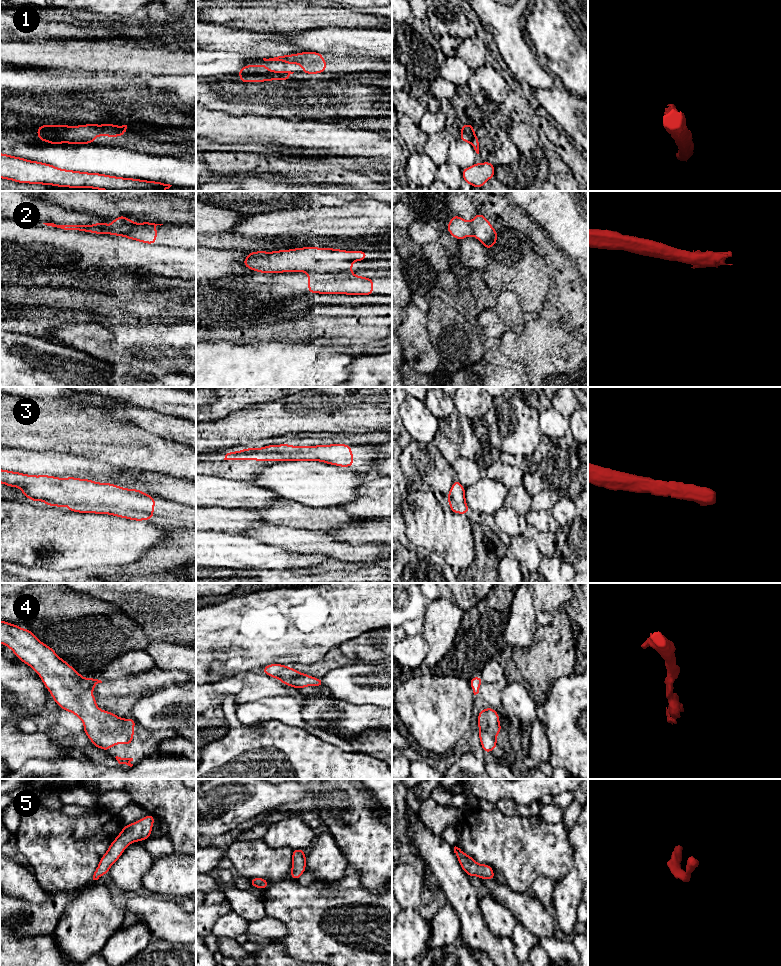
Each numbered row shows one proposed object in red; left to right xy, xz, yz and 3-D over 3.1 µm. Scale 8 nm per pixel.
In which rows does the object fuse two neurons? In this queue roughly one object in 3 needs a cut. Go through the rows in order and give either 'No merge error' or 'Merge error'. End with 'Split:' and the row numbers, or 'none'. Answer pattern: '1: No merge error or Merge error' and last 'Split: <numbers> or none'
1: Merge error
2: Merge error
3: No merge error
4: No merge error
5: No merge error
Split: 1, 2

